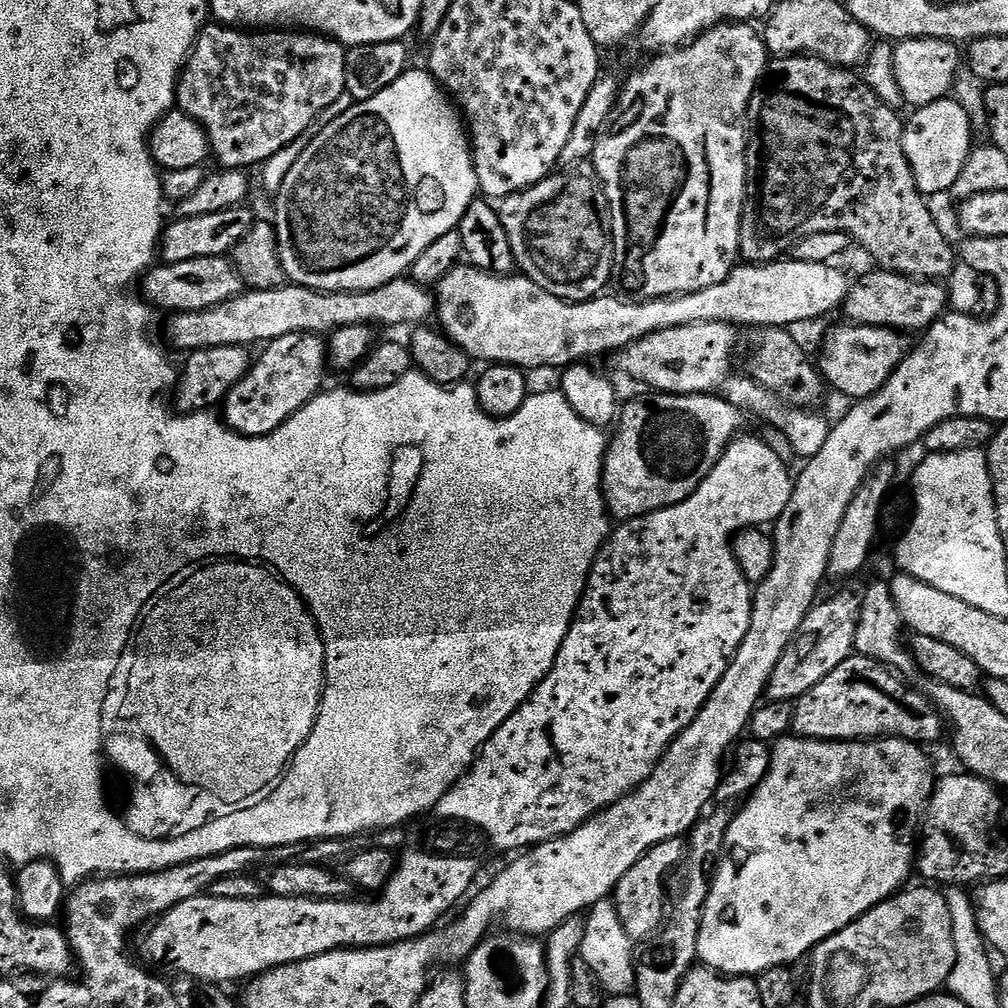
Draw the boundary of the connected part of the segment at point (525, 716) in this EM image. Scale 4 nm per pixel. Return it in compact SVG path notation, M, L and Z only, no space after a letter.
M741 434L728 445L728 449L722 454L714 470L710 470L710 474L680 504L670 505L668 508L623 521L619 525L621 528L617 532L615 529L609 535L604 547L596 556L592 573L588 575L588 581L584 587L584 597L581 598L580 605L576 607L576 616L558 650L558 658L554 666L548 671L543 682L537 684L522 707L485 742L471 767L449 787L447 794L436 804L435 815L438 814L440 816L437 817L450 820L465 820L467 824L473 824L475 828L480 829L489 845L493 844L504 852L510 851L511 848L527 850L535 845L545 844L547 840L553 840L555 836L570 834L578 826L585 824L591 816L604 808L609 808L614 802L618 802L637 788L652 773L653 768L656 767L656 761L664 755L664 751L676 739L677 734L684 732L686 726L694 722L694 718L718 686L722 674L726 674L738 646L742 646L742 638L746 638L746 630L750 626L754 588L740 569L736 554L732 551L730 538L735 537L736 533L743 528L771 525L774 520L772 508L776 508L777 513L786 510L792 497L793 483L793 473L788 473L783 458L766 441L759 440L756 436Z

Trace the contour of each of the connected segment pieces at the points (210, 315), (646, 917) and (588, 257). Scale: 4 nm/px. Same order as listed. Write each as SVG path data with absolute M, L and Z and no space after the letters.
M410 278L391 280L389 284L378 286L369 292L316 292L312 288L285 286L274 290L245 290L240 295L230 298L213 308L201 312L177 312L168 324L168 340L181 354L197 352L200 348L217 348L218 346L253 346L252 344L267 345L273 340L295 332L314 332L331 334L337 328L354 326L355 324L408 324L420 326L425 323L427 316L434 312L434 296L425 285L415 284Z
M683 839L667 840L655 844L622 878L616 883L614 903L618 918L626 934L634 942L644 942L660 931L666 920L666 877L684 859L686 847Z
M581 162L571 166L561 167L559 170L553 171L551 176L547 176L544 180L539 180L537 184L531 184L528 188L522 189L509 196L503 197L499 201L498 211L500 221L506 230L506 238L510 242L510 250L516 259L516 268L528 279L533 280L538 286L542 286L542 290L546 290L550 294L554 294L558 298L569 301L574 304L580 304L584 300L594 300L597 296L605 291L604 288L613 279L612 274L612 215L608 213L608 199L606 198L606 190L602 186L602 182L596 177L596 168L590 162Z

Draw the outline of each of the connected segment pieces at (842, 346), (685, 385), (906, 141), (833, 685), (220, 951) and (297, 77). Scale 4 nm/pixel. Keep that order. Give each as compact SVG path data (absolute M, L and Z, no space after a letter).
M843 322L837 328L828 332L824 345L820 348L820 360L818 367L827 383L832 384L844 396L852 396L853 401L864 399L865 396L872 396L892 376L892 372L904 361L910 351L909 337L903 331L894 328L879 328L878 326L866 326L865 324L854 324Z
M698 322L674 326L638 338L619 353L620 368L640 384L649 384L657 393L674 395L712 394L729 379L732 355L736 352L737 329L730 323Z
M953 98L935 100L919 105L912 117L907 117L902 138L902 150L910 162L910 170L916 179L918 190L925 197L933 198L939 192L951 193L958 174L962 174L964 163L974 151L972 144L972 120L968 112Z
M859 654L848 657L842 666L838 666L818 686L795 701L791 731L808 740L863 740L865 738L899 738L911 740L921 746L928 746L931 740L945 735L946 724L937 707L923 691L915 692L911 683L905 682L892 669L884 667L876 660Z
M405 851L405 856L399 857L396 870L386 887L380 889L375 898L364 898L368 900L311 900L271 894L253 900L218 898L211 894L195 896L174 906L151 925L153 928L148 936L148 944L142 948L144 962L150 966L161 964L176 972L177 977L191 976L217 986L228 986L231 980L248 982L261 972L268 972L283 964L309 960L318 954L332 952L335 948L380 948L383 944L397 944L412 940L415 936L423 936L425 932L433 931L445 919L443 916L473 891L477 862L466 856L441 856L423 851Z
M209 22L200 31L200 37L196 39L196 44L192 47L192 55L188 58L183 72L180 74L180 82L176 86L176 104L179 111L186 113L190 118L194 118L204 128L204 133L208 136L208 146L211 155L216 156L217 165L220 168L242 168L251 169L251 164L260 164L263 160L268 160L271 156L279 154L283 148L288 148L312 123L316 116L320 116L331 104L336 104L340 96L345 95L346 86L346 58L344 53L345 45L329 38L324 34L305 34L300 30L241 30L239 28L229 28L219 22Z

